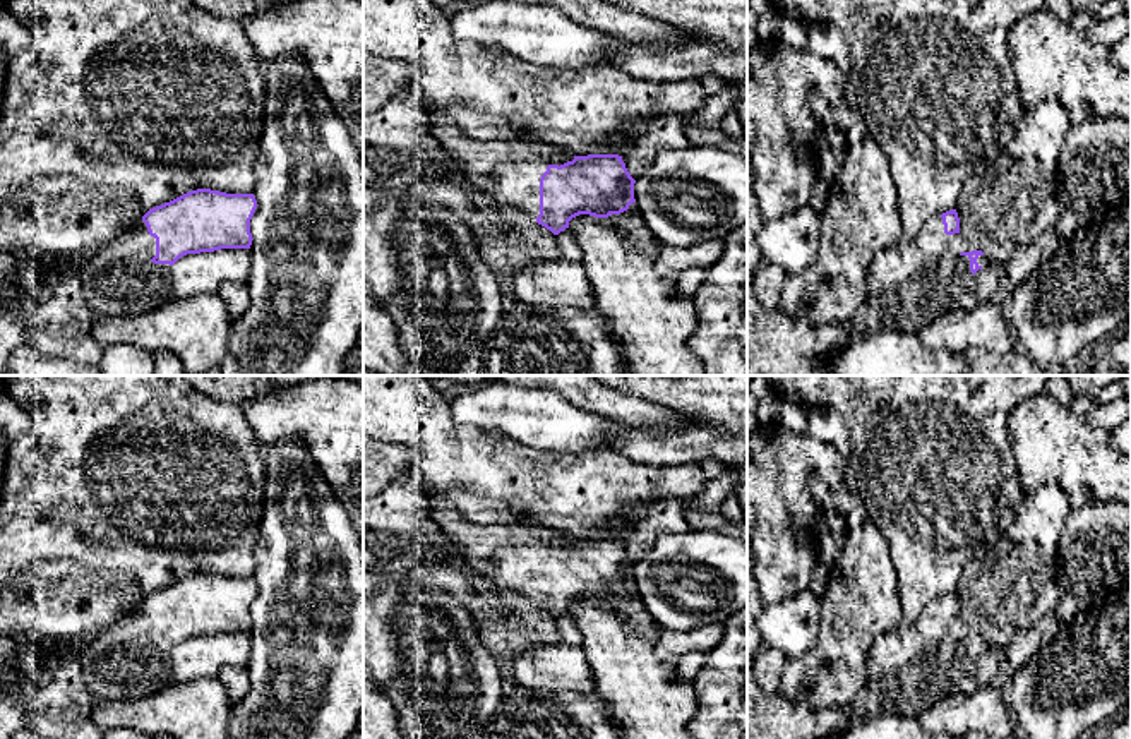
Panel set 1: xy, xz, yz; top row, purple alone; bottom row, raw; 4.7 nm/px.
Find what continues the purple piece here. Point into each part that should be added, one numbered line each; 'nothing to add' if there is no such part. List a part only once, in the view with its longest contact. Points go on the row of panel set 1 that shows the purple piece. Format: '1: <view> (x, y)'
1: xz (509, 170)

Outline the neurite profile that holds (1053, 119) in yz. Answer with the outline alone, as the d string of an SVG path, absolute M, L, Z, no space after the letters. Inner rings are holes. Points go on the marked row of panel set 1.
M1054 98L1026 110L1013 125L1013 135L1001 154L963 185L954 206L960 233L999 267L1008 264L1018 247L1059 221L1056 170L1069 125L1066 108Z

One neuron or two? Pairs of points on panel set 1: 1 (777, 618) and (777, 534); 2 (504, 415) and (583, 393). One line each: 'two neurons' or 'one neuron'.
1: two neurons
2: two neurons

